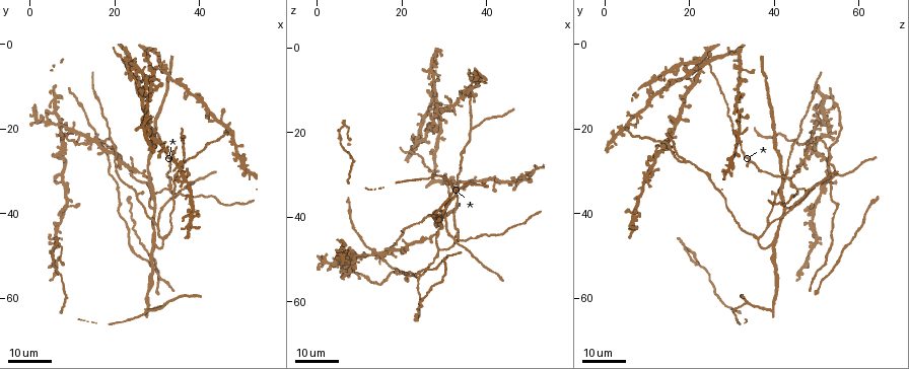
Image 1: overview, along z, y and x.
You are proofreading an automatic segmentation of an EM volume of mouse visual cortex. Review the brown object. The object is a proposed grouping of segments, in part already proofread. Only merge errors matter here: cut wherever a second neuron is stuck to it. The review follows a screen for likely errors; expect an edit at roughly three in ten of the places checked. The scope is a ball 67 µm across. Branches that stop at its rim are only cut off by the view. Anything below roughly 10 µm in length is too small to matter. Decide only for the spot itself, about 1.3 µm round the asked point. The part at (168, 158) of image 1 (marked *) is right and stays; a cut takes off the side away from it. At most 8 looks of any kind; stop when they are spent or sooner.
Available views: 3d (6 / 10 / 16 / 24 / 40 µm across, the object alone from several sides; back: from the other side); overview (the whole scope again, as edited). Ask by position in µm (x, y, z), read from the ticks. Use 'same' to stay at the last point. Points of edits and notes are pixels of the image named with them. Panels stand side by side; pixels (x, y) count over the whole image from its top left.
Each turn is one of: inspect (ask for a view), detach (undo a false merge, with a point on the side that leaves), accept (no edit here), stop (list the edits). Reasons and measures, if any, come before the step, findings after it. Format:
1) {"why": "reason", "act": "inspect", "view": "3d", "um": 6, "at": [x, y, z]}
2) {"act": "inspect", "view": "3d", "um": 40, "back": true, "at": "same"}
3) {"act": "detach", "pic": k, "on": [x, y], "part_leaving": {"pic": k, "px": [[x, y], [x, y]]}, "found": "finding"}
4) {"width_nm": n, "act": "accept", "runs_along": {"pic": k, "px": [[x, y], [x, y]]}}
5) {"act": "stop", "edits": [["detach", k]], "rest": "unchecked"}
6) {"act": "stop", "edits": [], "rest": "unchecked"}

{"why": "branch point", "act": "inspect", "view": "3d", "um": 24, "at": [30.5, 42.0, 39.0]}

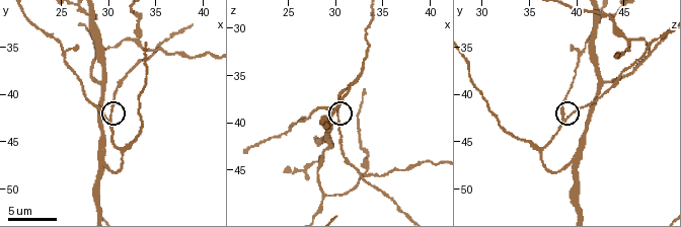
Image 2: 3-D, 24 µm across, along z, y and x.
{"act": "inspect", "view": "3d", "um": 6, "at": [30.0, 42.6, 38.6]}

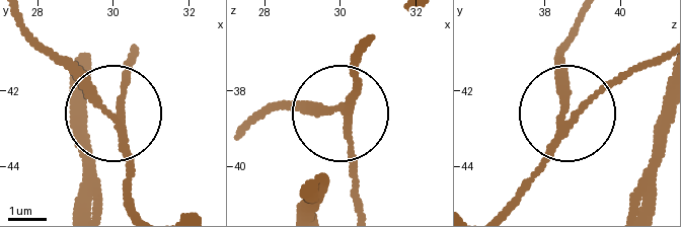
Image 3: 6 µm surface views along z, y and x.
{"side_arm_um": 27, "act": "accept", "runs_along": {"pic": 3, "px": [[513, 206], [557, 119], [638, 64]]}, "found": "continuous, no second neuron"}

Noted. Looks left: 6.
{"why": "small branch off a trunk", "act": "inspect", "view": "3d", "um": 16, "at": [29.4, 47.2, 39.4]}

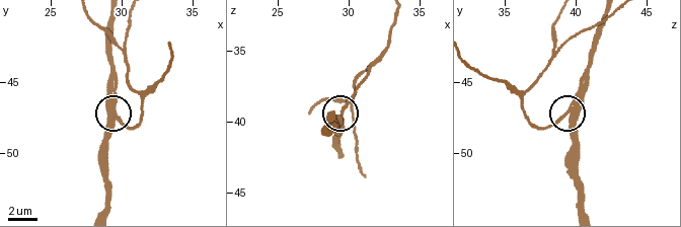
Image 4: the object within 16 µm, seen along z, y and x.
{"act": "accept", "found": "one neuron here"}

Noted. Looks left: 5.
{"act": "inspect", "view": "3d", "um": 16, "at": [29.0, 35.4, 47.8]}

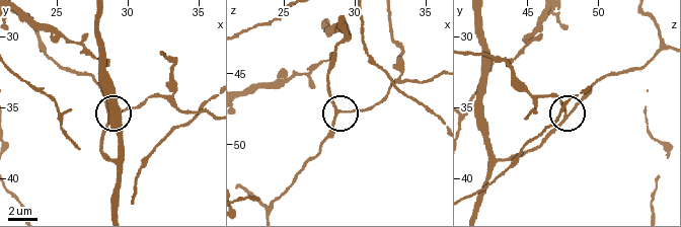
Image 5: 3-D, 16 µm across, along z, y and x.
{"act": "inspect", "view": "3d", "um": 6, "at": [28.6, 35.6, 48.0]}

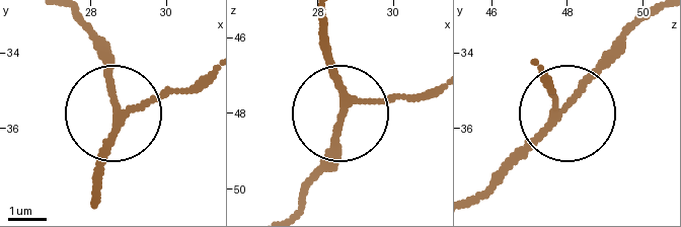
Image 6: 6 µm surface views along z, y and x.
{"arms": 3, "act": "accept", "runs_along": {"pic": 6, "px": [[538, 74], [563, 106], [622, 48]]}, "found": "one neuron here"}

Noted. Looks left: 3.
{"why": "branch point", "act": "inspect", "view": "3d", "um": 10, "at": [32.8, 34.6, 45.6]}

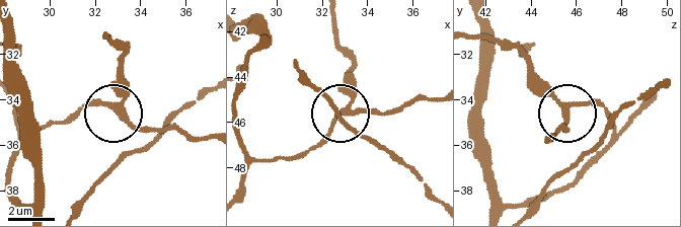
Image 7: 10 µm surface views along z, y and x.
{"side_arm_um": 24, "act": "accept", "runs_along": {"pic": 7, "px": [[333, 16], [333, 40], [351, 69], [344, 114], [401, 109]]}, "found": "one neuron here"}

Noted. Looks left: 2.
{"act": "stop", "edits": [], "rest": "unchecked"}

